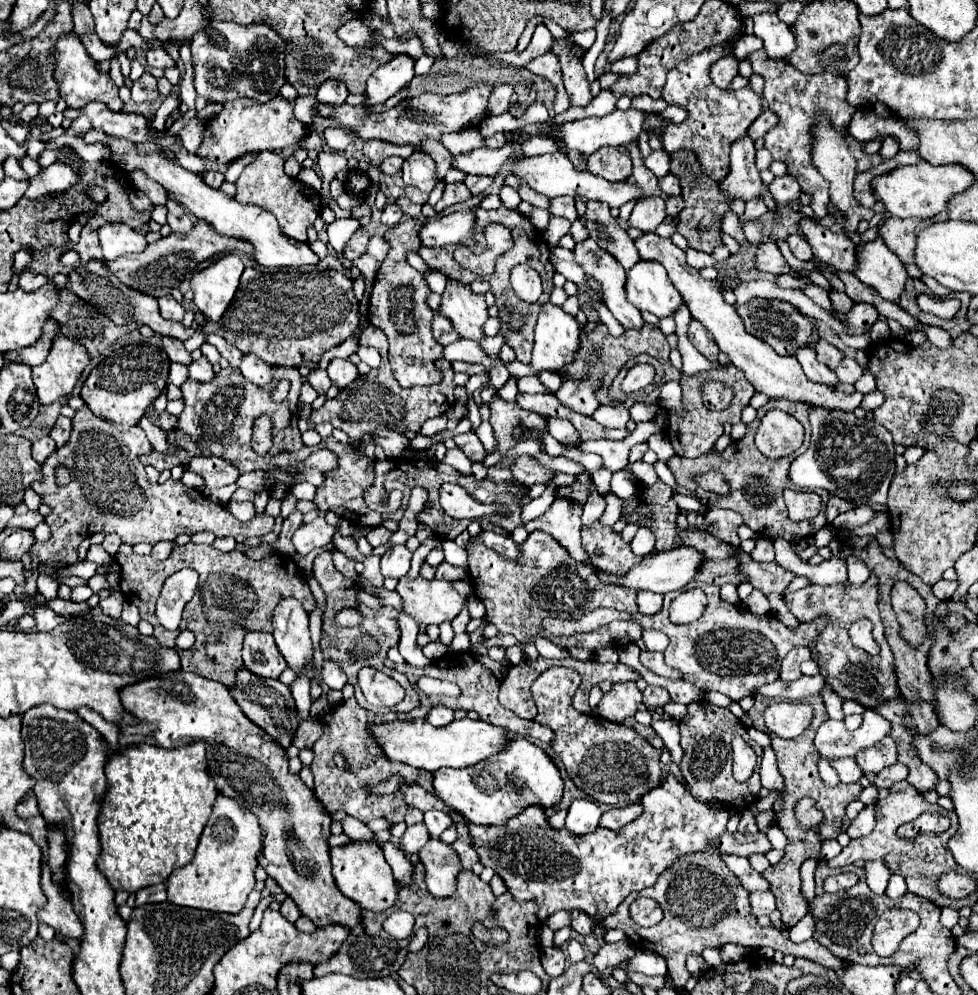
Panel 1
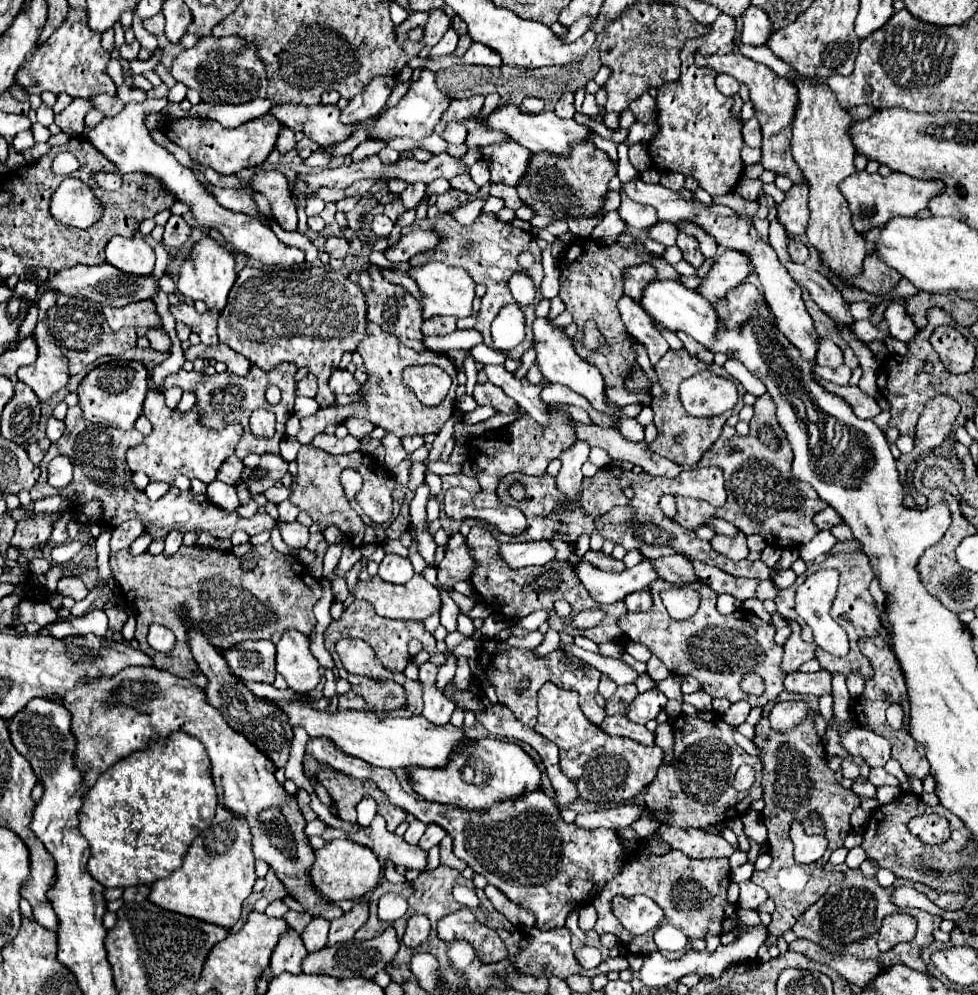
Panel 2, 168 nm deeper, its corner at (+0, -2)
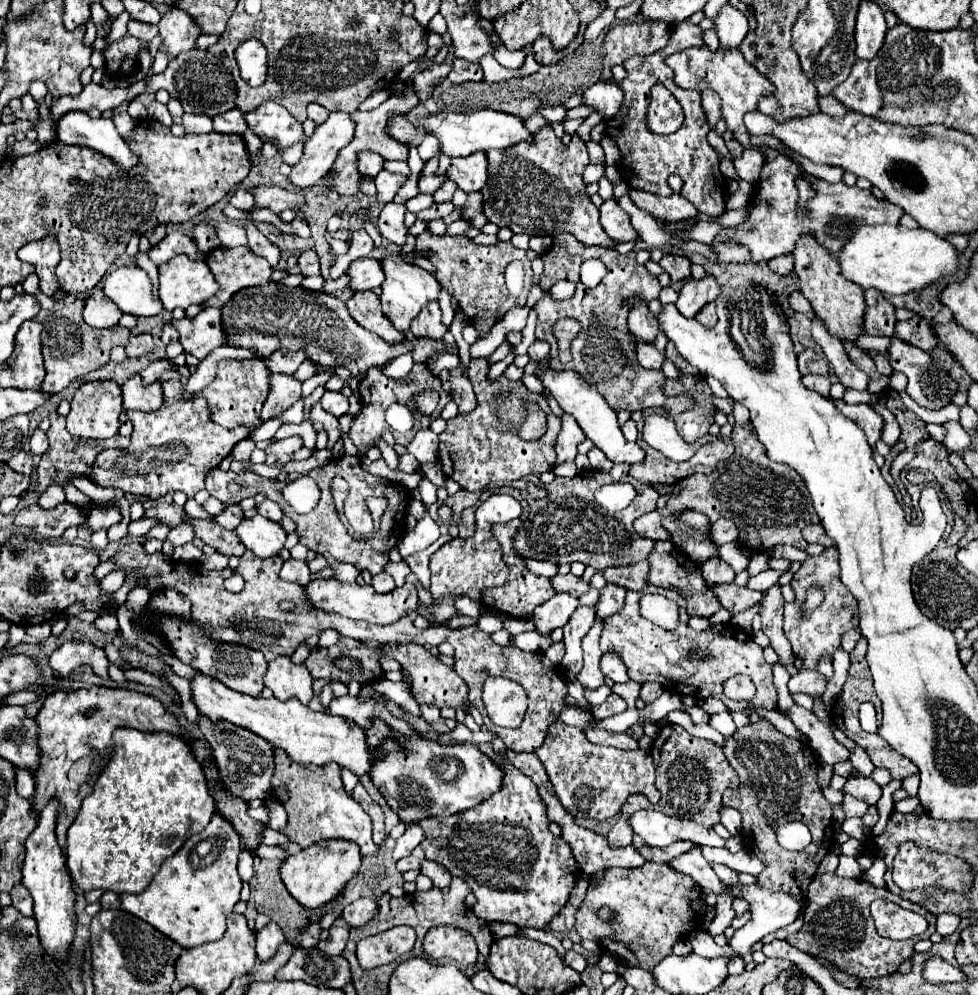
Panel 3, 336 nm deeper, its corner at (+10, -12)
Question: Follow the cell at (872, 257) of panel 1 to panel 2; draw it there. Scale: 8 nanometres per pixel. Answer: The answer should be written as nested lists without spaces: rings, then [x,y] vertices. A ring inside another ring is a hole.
[[[890,302],[884,318],[886,318],[886,324],[890,328],[890,334],[902,342],[910,342],[914,338],[914,334],[918,332],[914,322],[906,314],[906,308],[900,302]]]

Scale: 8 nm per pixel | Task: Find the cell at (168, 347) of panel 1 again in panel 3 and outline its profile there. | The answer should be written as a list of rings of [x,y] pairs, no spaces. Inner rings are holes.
[[[138,334],[138,336],[130,336],[130,340],[126,342],[124,350],[128,354],[128,358],[138,358],[148,354],[154,348],[154,340],[150,334]]]

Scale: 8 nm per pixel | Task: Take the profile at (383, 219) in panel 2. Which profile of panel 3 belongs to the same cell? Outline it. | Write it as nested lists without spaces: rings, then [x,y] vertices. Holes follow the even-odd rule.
[[[364,228],[354,230],[352,232],[352,240],[350,240],[350,250],[348,250],[348,260],[356,260],[356,258],[366,258],[370,254],[370,250],[374,248],[372,238],[368,236],[368,232]]]

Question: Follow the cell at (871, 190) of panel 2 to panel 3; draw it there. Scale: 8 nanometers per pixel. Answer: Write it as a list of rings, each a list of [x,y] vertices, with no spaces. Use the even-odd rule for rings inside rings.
[[[766,148],[764,166],[760,172],[760,180],[754,184],[754,192],[750,194],[746,220],[738,226],[724,228],[716,234],[716,240],[732,240],[734,244],[742,244],[750,250],[754,264],[768,262],[782,254],[792,254],[794,244],[800,236],[812,234],[830,254],[838,256],[842,244],[864,224],[892,224],[896,226],[900,216],[904,214],[902,208],[884,200],[876,200],[870,190],[860,190],[858,186],[846,186],[844,182],[830,184],[822,178],[808,176],[806,172],[796,172],[796,162],[782,156],[780,152]],[[796,174],[806,178],[810,186],[816,190],[814,198],[810,198],[804,210],[798,212],[798,188]]]

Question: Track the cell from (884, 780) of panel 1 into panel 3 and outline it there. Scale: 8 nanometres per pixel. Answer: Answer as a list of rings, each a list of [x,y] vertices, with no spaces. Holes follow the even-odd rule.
[[[848,778],[844,792],[858,800],[864,800],[866,804],[876,804],[882,796],[882,788],[872,778]]]

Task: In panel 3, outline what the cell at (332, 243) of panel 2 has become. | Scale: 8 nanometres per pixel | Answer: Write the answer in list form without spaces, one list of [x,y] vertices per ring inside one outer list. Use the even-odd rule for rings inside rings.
[[[304,250],[298,256],[298,268],[302,276],[318,276],[320,274],[320,264],[318,264],[318,256],[314,250]]]

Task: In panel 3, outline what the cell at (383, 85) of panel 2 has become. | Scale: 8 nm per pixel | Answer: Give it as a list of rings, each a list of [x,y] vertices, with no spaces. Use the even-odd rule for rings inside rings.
[[[332,112],[324,124],[320,124],[314,134],[304,142],[304,152],[292,172],[286,176],[296,188],[310,188],[320,178],[326,176],[334,164],[340,148],[350,144],[354,136],[354,122],[348,112]]]

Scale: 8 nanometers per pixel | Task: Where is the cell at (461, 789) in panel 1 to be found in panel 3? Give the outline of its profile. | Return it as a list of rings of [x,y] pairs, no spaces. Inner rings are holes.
[[[376,718],[370,728],[366,728],[366,740],[370,748],[378,748],[382,740],[398,740],[406,752],[390,752],[382,760],[374,760],[368,776],[386,798],[386,802],[396,810],[402,824],[416,824],[432,816],[452,816],[470,810],[490,798],[502,786],[502,770],[482,754],[474,744],[440,744],[424,736],[404,736],[394,732],[384,720]]]

